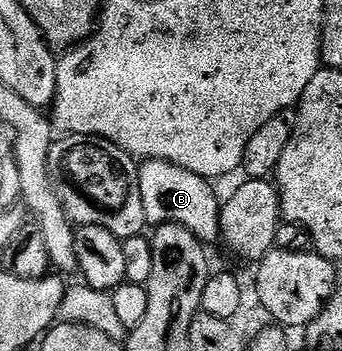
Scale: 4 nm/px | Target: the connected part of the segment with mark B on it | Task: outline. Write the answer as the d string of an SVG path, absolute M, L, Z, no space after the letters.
M148 159L140 165L140 190L142 191L142 211L149 226L177 225L186 227L190 235L199 241L219 242L221 198L216 198L212 190L213 182L206 177L194 175L172 163L159 159Z

